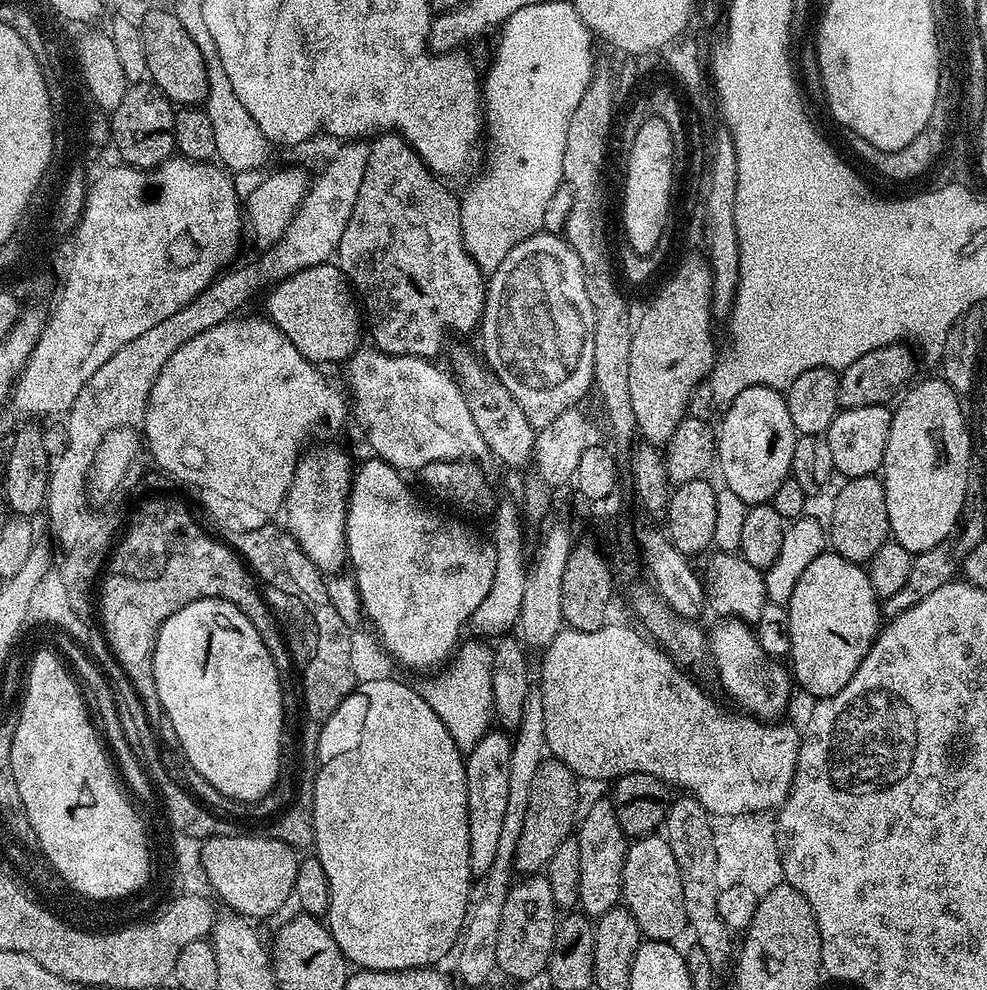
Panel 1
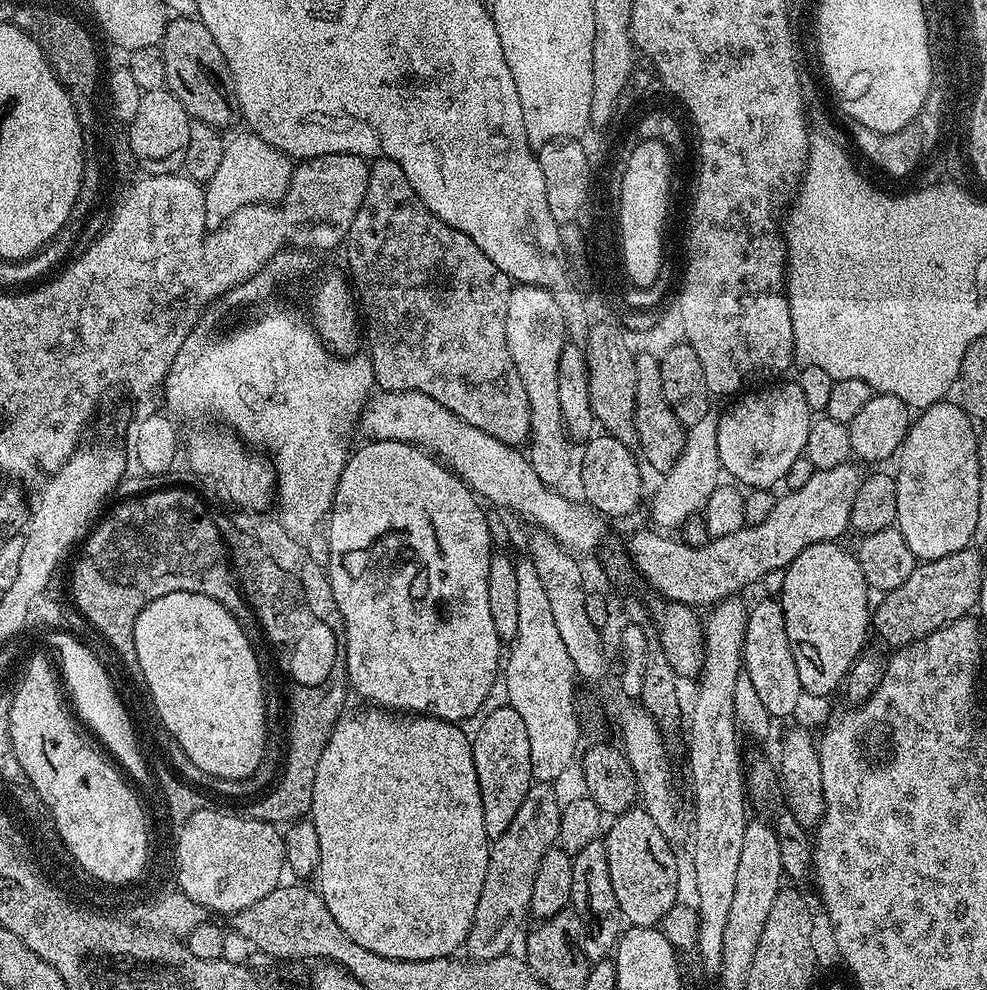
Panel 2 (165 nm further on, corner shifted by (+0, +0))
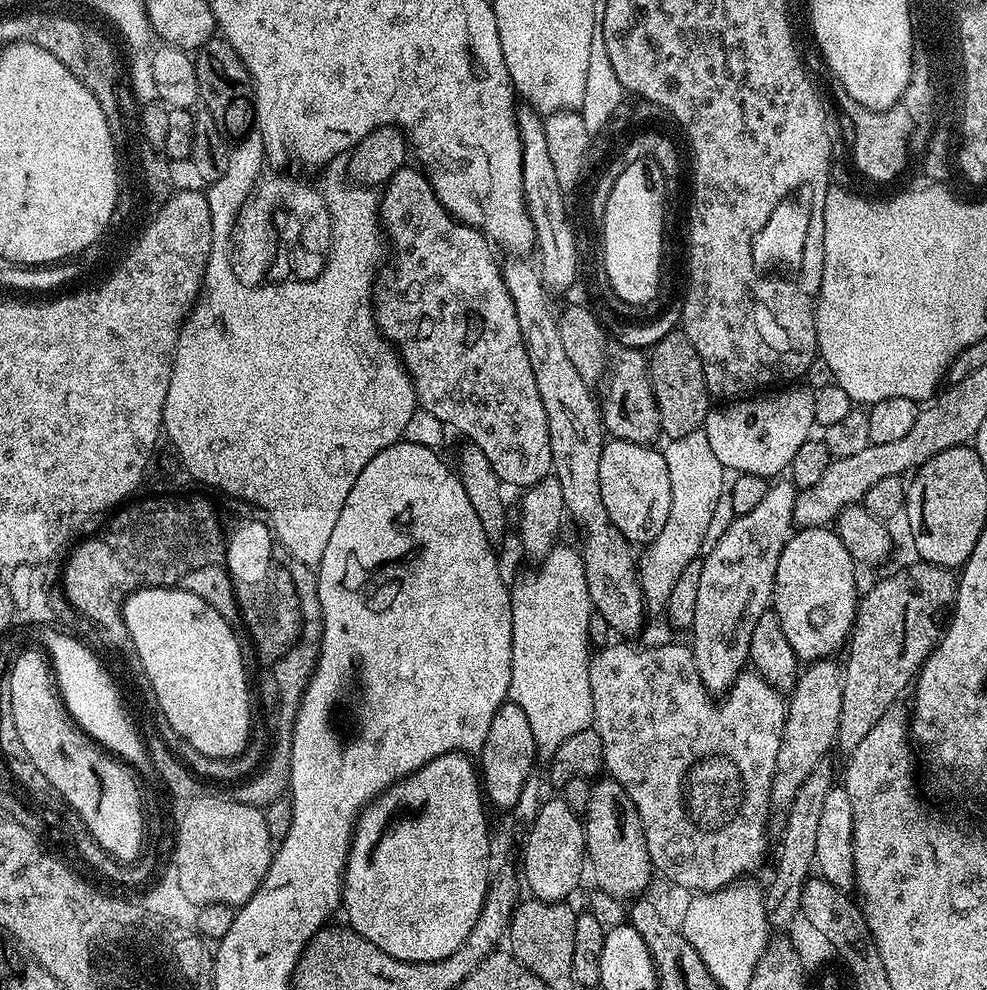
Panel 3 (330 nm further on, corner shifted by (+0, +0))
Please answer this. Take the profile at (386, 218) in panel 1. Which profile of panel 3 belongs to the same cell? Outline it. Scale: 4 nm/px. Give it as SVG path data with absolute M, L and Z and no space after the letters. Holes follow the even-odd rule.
M405 166L397 170L379 193L382 232L390 245L391 252L390 263L379 273L372 293L372 311L376 314L376 326L380 329L380 335L399 352L404 362L404 369L408 371L408 376L412 379L417 405L423 411L425 408L434 419L449 424L456 432L461 432L467 443L478 446L478 450L482 450L482 454L490 458L490 466L494 466L494 474L498 474L498 478L505 485L513 484L517 490L529 488L534 482L546 478L552 472L550 430L546 422L546 410L542 407L542 398L538 394L538 382L534 382L534 370L530 370L530 358L522 342L522 330L518 330L518 314L514 314L514 302L510 298L510 290L506 290L506 282L500 273L501 261L499 259L496 261L496 256L492 253L494 248L488 237L479 228L461 224L455 216L450 215L434 194L428 177L419 167L412 167Z

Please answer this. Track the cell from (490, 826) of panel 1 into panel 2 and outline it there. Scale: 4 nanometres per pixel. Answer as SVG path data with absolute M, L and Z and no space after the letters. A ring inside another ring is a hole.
M509 704L494 709L472 736L475 773L482 794L482 816L488 838L493 841L506 832L534 782L531 774L530 743L524 721Z

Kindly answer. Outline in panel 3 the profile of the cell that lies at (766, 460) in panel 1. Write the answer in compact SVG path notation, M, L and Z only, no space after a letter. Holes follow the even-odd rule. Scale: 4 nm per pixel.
M800 386L785 387L788 388L785 392L768 390L751 398L717 403L720 404L717 408L716 405L709 407L702 431L710 438L710 447L724 469L732 474L776 478L789 467L794 454L813 435L812 428L816 424L815 391L807 386L796 387Z

